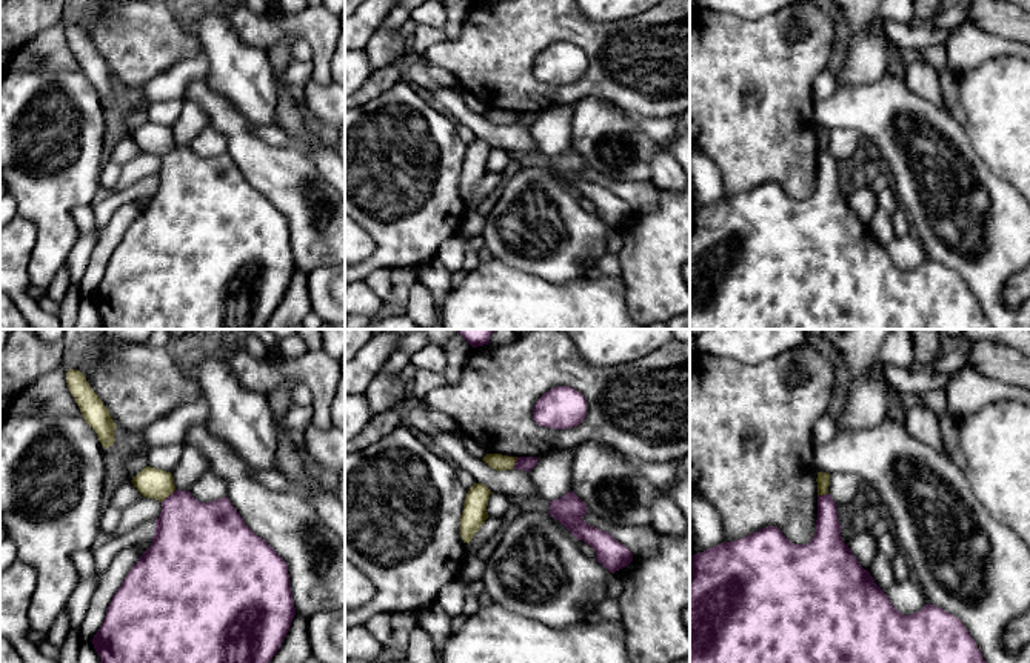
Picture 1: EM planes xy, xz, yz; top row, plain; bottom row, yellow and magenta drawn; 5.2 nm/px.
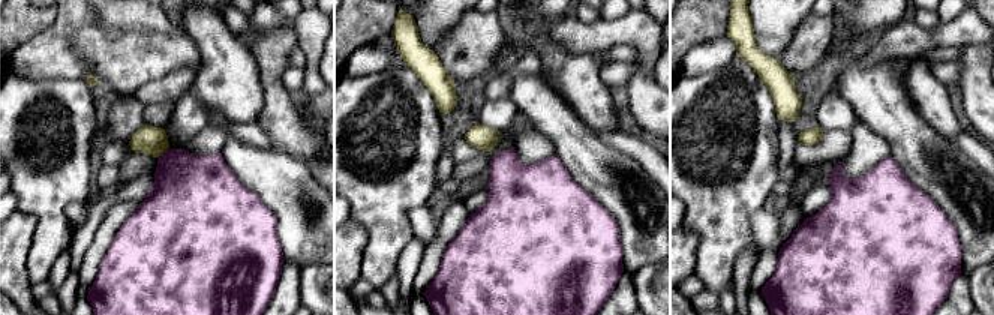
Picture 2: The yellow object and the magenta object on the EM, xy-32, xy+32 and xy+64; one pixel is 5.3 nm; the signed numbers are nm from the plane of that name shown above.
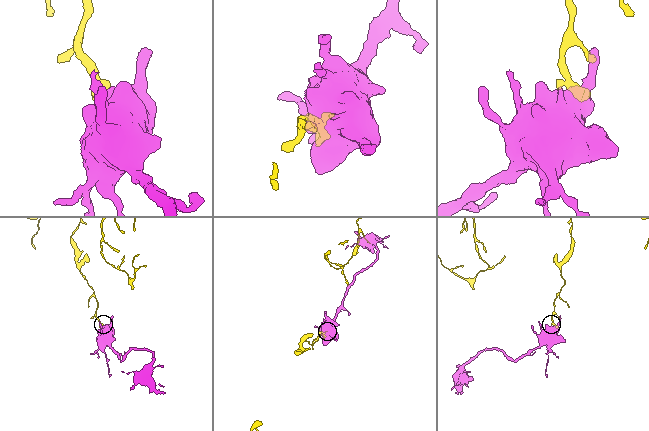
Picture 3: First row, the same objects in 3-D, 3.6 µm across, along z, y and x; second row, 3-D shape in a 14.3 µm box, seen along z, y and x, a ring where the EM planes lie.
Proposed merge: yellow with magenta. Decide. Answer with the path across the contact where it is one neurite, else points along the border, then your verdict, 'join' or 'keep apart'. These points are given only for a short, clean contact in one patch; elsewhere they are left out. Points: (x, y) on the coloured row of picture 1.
border along xy (176, 489), (162, 502); keep apart

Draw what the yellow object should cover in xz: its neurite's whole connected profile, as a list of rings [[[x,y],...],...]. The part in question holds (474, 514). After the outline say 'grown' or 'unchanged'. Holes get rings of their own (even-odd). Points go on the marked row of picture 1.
[[[474,483],[470,488],[460,515],[460,537],[463,543],[470,543],[488,518],[487,506],[491,494],[493,492],[482,483]]] | unchanged

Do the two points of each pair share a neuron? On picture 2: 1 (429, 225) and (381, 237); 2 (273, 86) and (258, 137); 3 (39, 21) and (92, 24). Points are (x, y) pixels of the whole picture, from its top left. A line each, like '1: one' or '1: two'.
1: two
2: two
3: two

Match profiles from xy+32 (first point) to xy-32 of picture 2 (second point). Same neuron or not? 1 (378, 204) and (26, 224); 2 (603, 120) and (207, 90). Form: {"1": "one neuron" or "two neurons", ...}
{"1": "two neurons", "2": "one neuron"}

